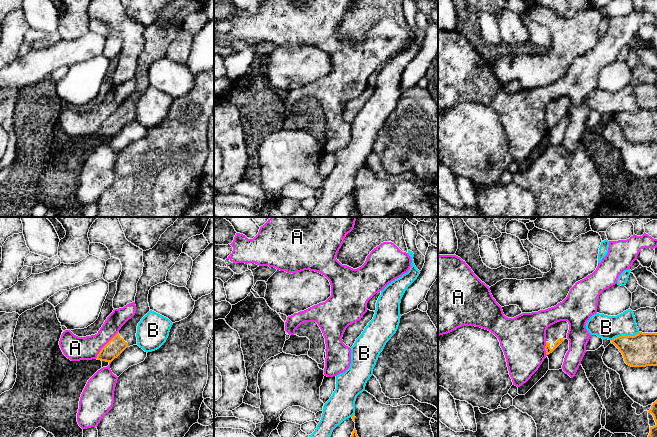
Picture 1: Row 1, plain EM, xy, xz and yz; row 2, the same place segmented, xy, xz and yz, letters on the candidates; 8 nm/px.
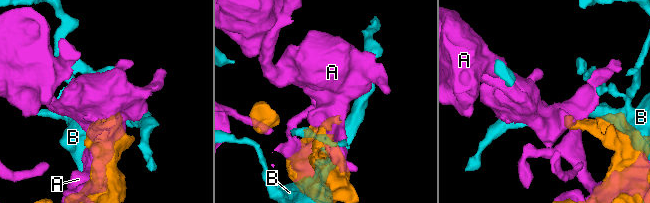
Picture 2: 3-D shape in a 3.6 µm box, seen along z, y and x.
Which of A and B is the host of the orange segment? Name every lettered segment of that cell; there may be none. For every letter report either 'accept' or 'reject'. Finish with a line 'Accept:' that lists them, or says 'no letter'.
A: reject
B: reject
Accept: no letter

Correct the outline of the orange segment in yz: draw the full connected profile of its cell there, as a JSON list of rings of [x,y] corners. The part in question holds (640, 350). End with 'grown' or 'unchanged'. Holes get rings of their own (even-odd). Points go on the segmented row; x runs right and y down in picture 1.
[[[639,332],[634,336],[622,335],[611,340],[631,367],[657,366],[657,333]]] | unchanged

